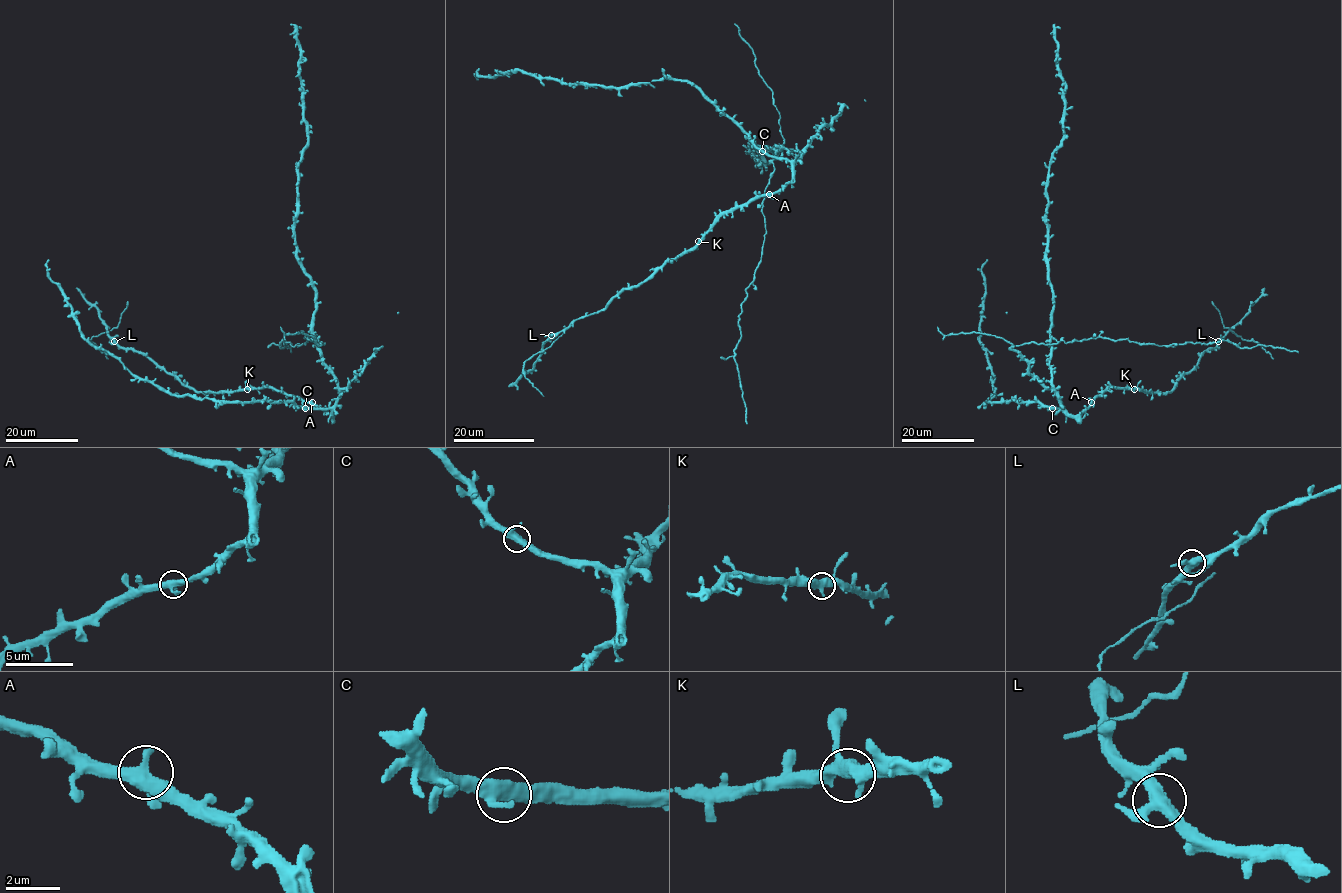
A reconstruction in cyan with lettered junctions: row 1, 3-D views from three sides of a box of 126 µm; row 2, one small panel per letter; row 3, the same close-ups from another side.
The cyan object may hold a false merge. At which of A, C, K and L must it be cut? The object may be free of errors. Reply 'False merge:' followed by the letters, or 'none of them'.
False merge: none of them

